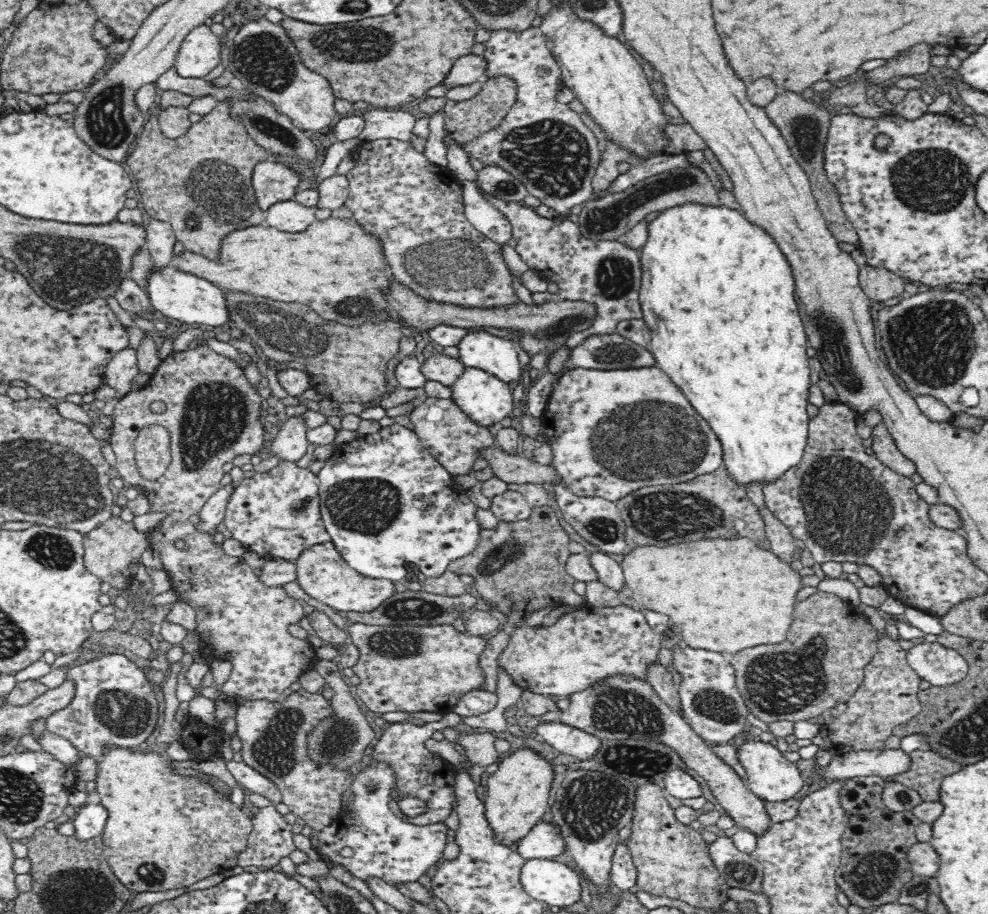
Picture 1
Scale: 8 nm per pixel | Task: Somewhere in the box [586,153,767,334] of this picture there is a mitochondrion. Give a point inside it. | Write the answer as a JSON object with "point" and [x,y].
{"point":[614,277]}

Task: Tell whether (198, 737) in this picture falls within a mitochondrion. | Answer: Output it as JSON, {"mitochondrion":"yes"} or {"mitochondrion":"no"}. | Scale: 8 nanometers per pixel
{"mitochondrion":"no"}

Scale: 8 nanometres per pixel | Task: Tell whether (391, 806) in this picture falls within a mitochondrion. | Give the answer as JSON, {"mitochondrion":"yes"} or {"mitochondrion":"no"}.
{"mitochondrion":"no"}

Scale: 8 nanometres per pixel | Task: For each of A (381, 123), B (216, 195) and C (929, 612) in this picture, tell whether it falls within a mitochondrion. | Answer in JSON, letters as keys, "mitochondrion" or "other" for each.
{"A":"other","B":"mitochondrion","C":"other"}

